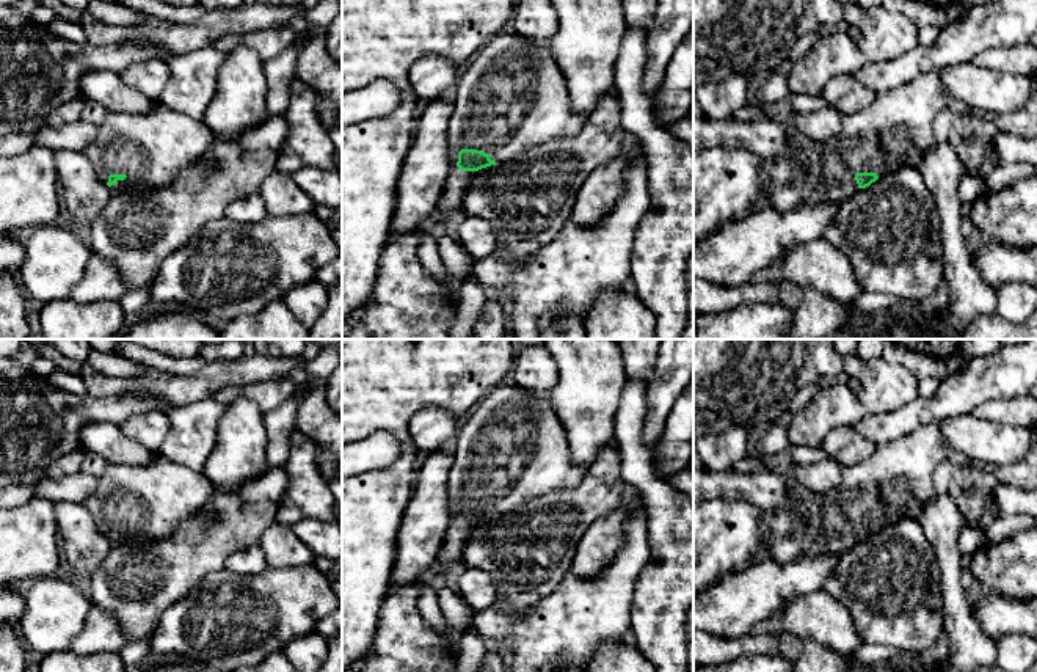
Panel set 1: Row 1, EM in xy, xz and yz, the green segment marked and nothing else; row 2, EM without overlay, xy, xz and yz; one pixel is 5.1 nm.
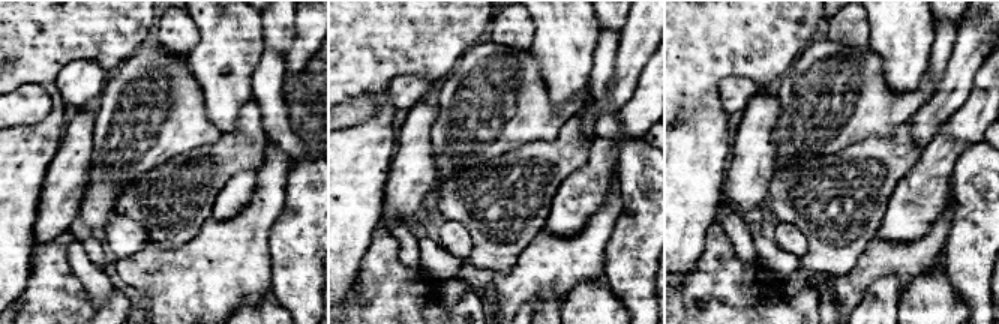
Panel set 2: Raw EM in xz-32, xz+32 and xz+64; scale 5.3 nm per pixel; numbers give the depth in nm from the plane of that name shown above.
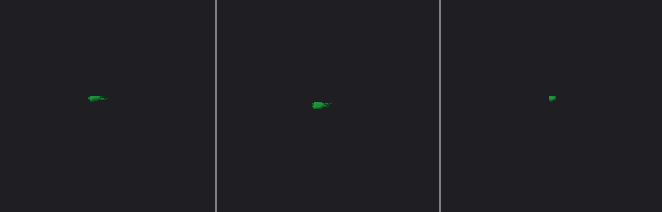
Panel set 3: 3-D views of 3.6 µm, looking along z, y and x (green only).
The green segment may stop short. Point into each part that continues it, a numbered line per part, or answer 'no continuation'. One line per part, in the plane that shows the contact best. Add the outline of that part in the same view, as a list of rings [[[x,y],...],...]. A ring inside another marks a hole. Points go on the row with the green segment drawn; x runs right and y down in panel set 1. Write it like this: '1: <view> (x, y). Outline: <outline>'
1: xz (510, 98). Outline: [[[516,31],[499,33],[483,46],[460,69],[452,94],[455,108],[447,127],[450,171],[436,206],[444,223],[464,217],[463,198],[468,184],[483,171],[461,171],[457,166],[461,149],[482,151],[496,165],[507,163],[551,140],[576,137],[587,121],[571,108],[565,77],[549,42],[529,39]]]

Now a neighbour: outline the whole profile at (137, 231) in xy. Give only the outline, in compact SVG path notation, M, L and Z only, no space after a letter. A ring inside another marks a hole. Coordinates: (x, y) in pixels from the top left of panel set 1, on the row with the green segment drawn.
M271 115L240 141L215 138L198 165L188 166L160 190L111 193L107 207L89 225L93 253L113 262L130 289L152 286L160 264L169 254L209 221L224 217L232 201L259 192L265 177L276 171L278 152L287 132L284 115Z

